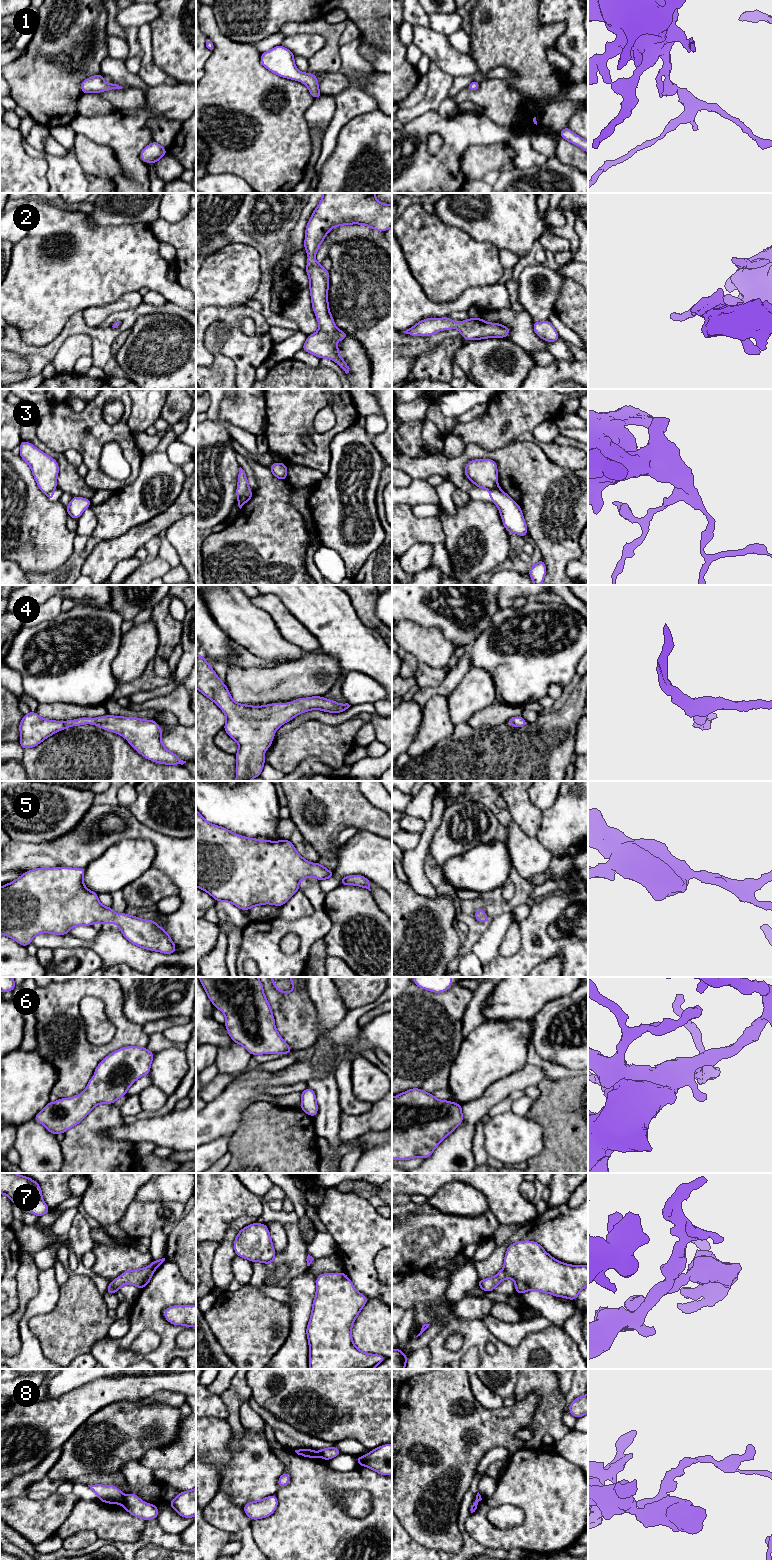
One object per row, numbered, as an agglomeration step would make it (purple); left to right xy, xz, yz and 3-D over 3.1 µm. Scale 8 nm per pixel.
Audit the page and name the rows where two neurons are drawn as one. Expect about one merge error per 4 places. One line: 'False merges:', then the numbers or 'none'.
False merges: 3, 8

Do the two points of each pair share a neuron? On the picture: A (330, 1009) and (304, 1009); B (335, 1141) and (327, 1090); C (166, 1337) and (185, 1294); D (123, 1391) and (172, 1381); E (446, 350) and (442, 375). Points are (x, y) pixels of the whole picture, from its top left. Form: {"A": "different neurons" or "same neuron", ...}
{"A": "different neurons", "B": "same neuron", "C": "same neuron", "D": "same neuron", "E": "same neuron"}

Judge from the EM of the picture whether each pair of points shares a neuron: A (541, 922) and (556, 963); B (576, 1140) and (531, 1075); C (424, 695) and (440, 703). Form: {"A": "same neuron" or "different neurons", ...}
{"A": "different neurons", "B": "different neurons", "C": "different neurons"}

